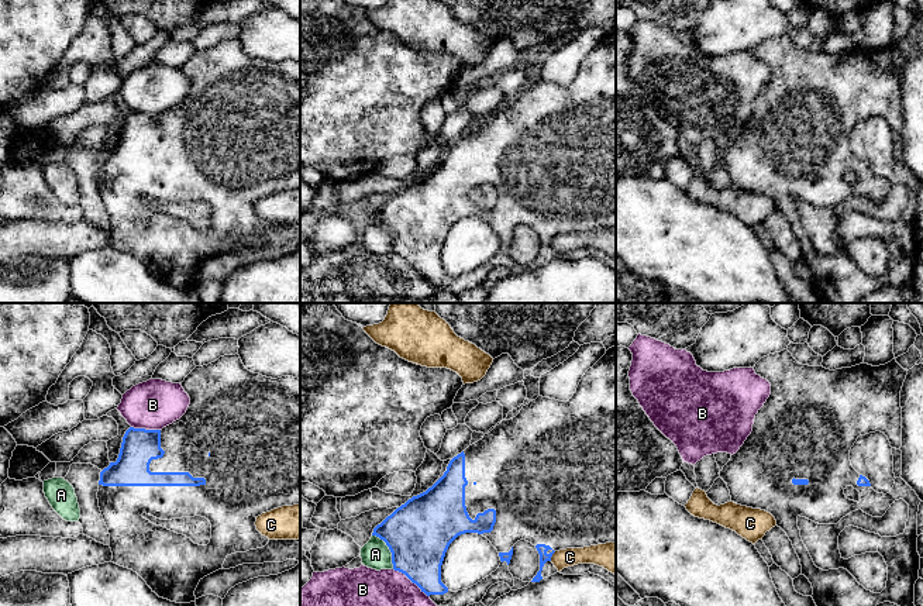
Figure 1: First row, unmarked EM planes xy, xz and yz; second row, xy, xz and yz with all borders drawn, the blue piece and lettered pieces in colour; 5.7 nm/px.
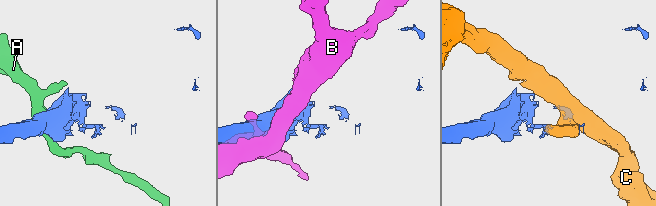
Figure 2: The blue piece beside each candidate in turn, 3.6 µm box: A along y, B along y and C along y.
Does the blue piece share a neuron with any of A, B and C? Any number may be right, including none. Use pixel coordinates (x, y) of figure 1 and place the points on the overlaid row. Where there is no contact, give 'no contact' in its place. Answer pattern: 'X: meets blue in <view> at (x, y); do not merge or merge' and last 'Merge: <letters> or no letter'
A: meets blue in xz at (389, 548); do not merge
B: meets blue in xz at (412, 581); do not merge
C: meets blue in xz at (551, 555); do not merge
Merge: no letter

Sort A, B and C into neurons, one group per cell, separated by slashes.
A / B / C

